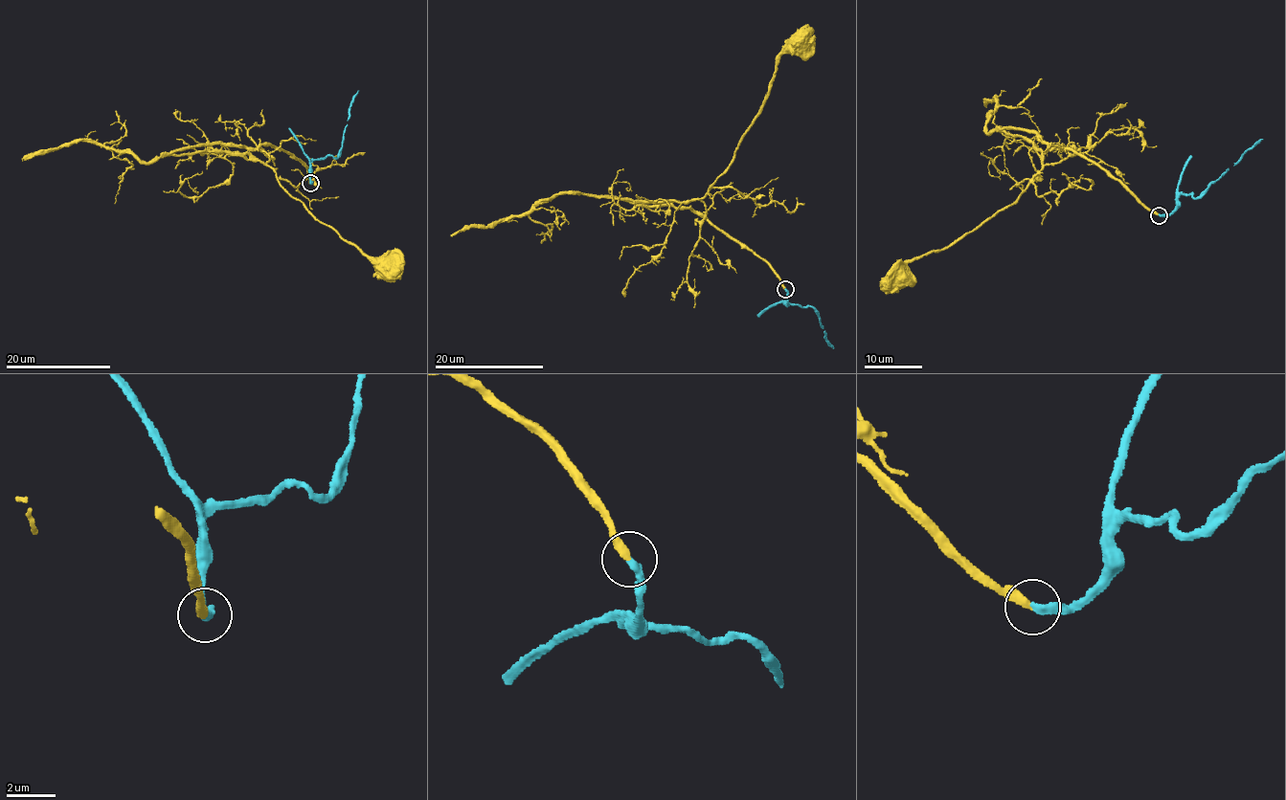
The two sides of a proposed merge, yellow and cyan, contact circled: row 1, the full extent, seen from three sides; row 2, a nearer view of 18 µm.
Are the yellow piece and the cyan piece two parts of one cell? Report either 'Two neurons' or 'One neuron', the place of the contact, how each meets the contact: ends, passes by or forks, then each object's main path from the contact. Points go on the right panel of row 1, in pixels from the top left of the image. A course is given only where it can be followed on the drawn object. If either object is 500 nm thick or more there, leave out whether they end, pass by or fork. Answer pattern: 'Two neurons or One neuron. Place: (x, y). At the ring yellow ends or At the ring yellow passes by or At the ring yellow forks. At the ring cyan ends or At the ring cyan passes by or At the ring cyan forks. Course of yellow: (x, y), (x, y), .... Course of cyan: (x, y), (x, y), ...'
One neuron. Place: (1159, 215). At the ring yellow ends. At the ring cyan ends. Course of yellow: (1159, 215), (1094, 163), (1039, 140), (1034, 146), (1044, 164), (1013, 204), (946, 247), (908, 259), (900, 276). Course of cyan: (1159, 215), (1169, 213), (1175, 209), (1175, 198), (1181, 194), (1190, 192), (1193, 197), (1200, 194), (1262, 139)

